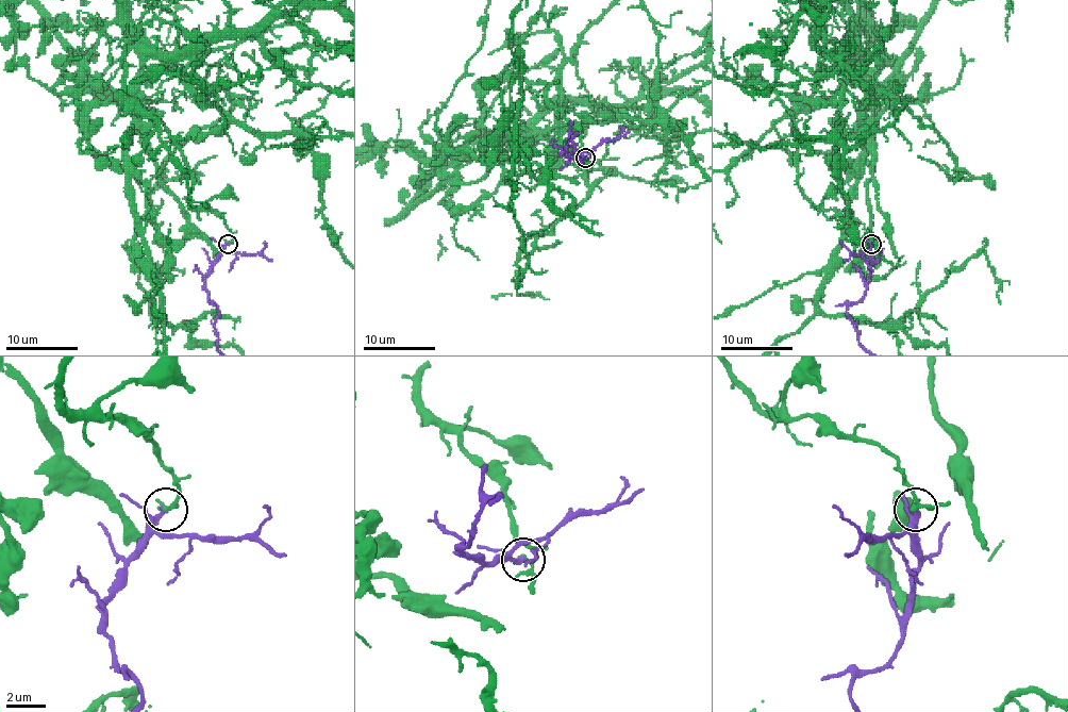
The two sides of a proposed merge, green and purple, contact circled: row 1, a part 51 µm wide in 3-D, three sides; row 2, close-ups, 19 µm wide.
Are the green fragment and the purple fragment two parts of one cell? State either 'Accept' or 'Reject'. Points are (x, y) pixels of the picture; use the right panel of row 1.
Reject

